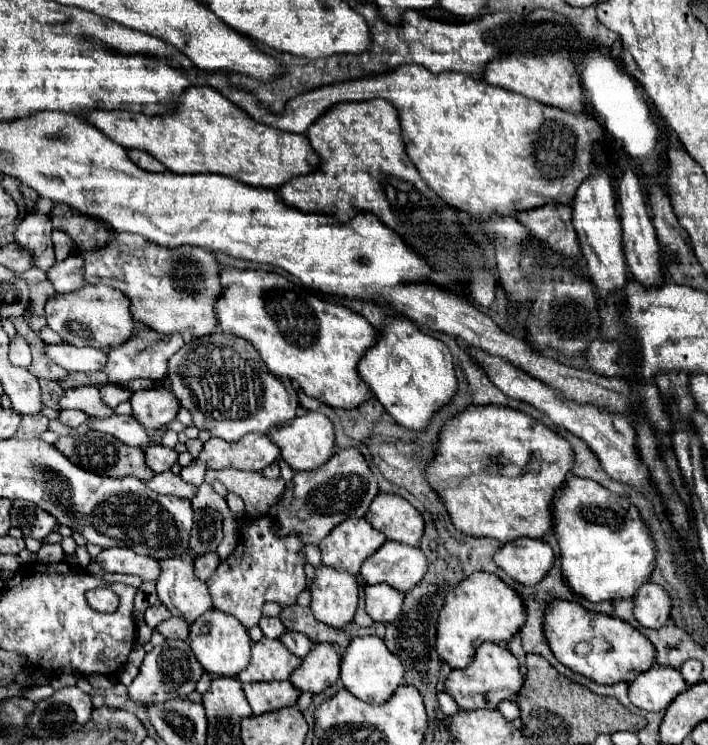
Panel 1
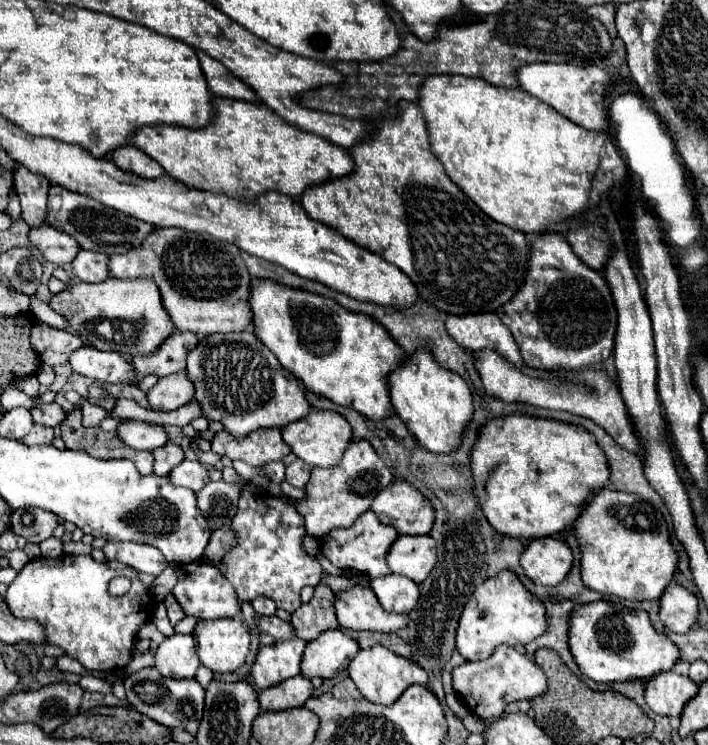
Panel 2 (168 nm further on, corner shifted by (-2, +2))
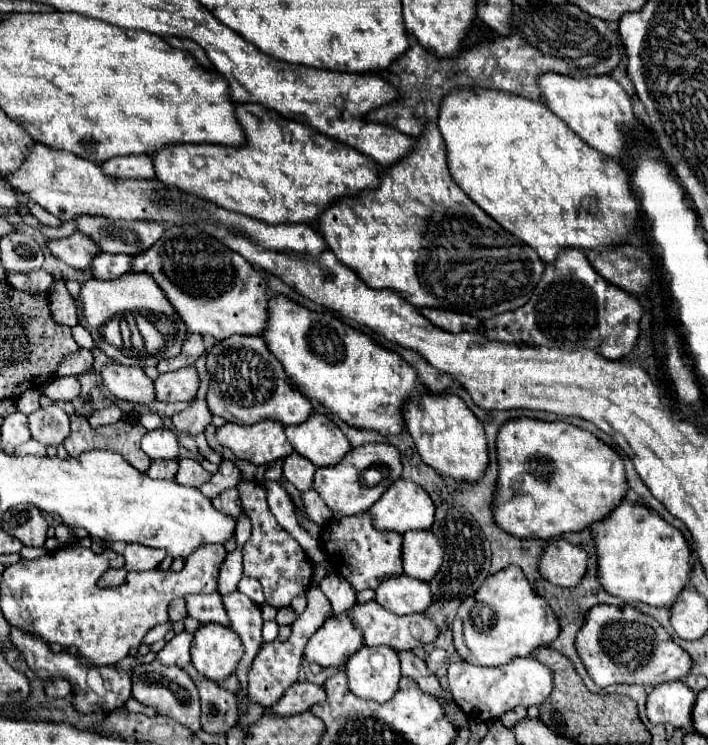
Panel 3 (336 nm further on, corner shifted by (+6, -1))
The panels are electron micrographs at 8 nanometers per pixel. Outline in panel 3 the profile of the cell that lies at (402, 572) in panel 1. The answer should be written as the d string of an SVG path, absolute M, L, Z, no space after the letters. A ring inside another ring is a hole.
M408 531L404 533L402 561L404 573L422 581L430 581L444 559L444 549L432 531Z

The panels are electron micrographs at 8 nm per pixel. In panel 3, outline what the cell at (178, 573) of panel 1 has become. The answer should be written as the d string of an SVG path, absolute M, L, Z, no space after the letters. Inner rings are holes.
M212 593L212 595L186 595L186 603L188 603L190 617L198 619L200 623L228 625L228 615L224 611L220 593Z

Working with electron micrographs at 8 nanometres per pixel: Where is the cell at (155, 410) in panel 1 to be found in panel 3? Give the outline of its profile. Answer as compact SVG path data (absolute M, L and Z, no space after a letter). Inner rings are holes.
M182 367L174 373L162 373L154 385L156 385L156 397L158 401L192 401L198 391L198 373L194 367Z

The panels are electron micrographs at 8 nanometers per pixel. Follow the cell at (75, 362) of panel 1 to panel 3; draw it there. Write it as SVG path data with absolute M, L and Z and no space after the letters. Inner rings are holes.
M118 363L104 365L102 383L116 399L136 401L144 405L156 401L154 381L144 373L142 367L126 367Z

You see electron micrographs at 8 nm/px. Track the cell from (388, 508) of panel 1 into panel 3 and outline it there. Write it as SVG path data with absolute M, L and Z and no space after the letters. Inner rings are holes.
M398 479L368 509L368 515L378 531L422 531L434 523L434 503L420 485Z

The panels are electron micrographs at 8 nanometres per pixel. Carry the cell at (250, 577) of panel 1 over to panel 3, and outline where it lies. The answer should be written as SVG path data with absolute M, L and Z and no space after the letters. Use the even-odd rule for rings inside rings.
M240 481L238 493L242 499L242 509L252 521L252 537L246 541L242 555L244 555L244 573L256 577L262 583L266 603L280 609L290 605L290 601L308 591L312 585L312 563L304 549L298 545L294 537L286 529L282 529L276 521L276 517L270 513L270 507L266 503L266 489L252 483L252 481Z

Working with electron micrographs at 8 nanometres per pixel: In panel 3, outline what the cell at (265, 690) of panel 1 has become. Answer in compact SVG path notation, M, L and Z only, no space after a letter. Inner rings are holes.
M294 683L284 697L280 699L280 703L276 703L274 707L270 707L268 711L276 713L276 715L284 715L284 717L292 717L298 713L308 711L312 705L326 701L326 691L314 683Z

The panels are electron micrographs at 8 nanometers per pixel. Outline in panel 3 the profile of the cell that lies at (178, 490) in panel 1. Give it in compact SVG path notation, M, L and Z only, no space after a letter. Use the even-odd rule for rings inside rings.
M180 459L180 469L176 473L176 481L180 485L188 485L188 487L200 487L206 481L210 481L212 473L208 473L198 461L194 459Z

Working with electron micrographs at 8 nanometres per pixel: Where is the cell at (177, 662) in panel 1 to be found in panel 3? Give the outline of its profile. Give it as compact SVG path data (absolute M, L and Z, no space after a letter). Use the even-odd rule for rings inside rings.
M182 631L174 635L166 647L158 653L158 661L164 665L176 665L176 667L186 667L190 663L190 643L192 643L192 633Z

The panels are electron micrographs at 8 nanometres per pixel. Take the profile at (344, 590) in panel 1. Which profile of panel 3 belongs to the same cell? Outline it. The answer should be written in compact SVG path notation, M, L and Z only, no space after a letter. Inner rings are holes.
M368 601L364 605L356 603L354 607L350 607L348 611L348 617L352 621L356 621L356 627L362 629L364 633L364 643L368 647L378 647L378 645L388 645L396 651L412 651L412 649L418 649L418 647L424 647L428 643L432 643L440 629L436 627L436 623L432 619L428 619L426 615L422 613L414 613L414 615L394 615L392 611L384 609L380 603L376 601Z

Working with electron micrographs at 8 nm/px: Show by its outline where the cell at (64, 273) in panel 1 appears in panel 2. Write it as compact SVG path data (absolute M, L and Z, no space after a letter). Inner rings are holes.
M80 250L76 258L72 260L70 268L74 278L80 282L102 282L108 278L108 256L100 252L90 252L90 250Z

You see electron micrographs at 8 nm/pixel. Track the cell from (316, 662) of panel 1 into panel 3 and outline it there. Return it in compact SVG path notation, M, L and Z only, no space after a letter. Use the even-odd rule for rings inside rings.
M346 613L332 615L308 641L304 655L320 667L342 667L364 645L362 631Z

